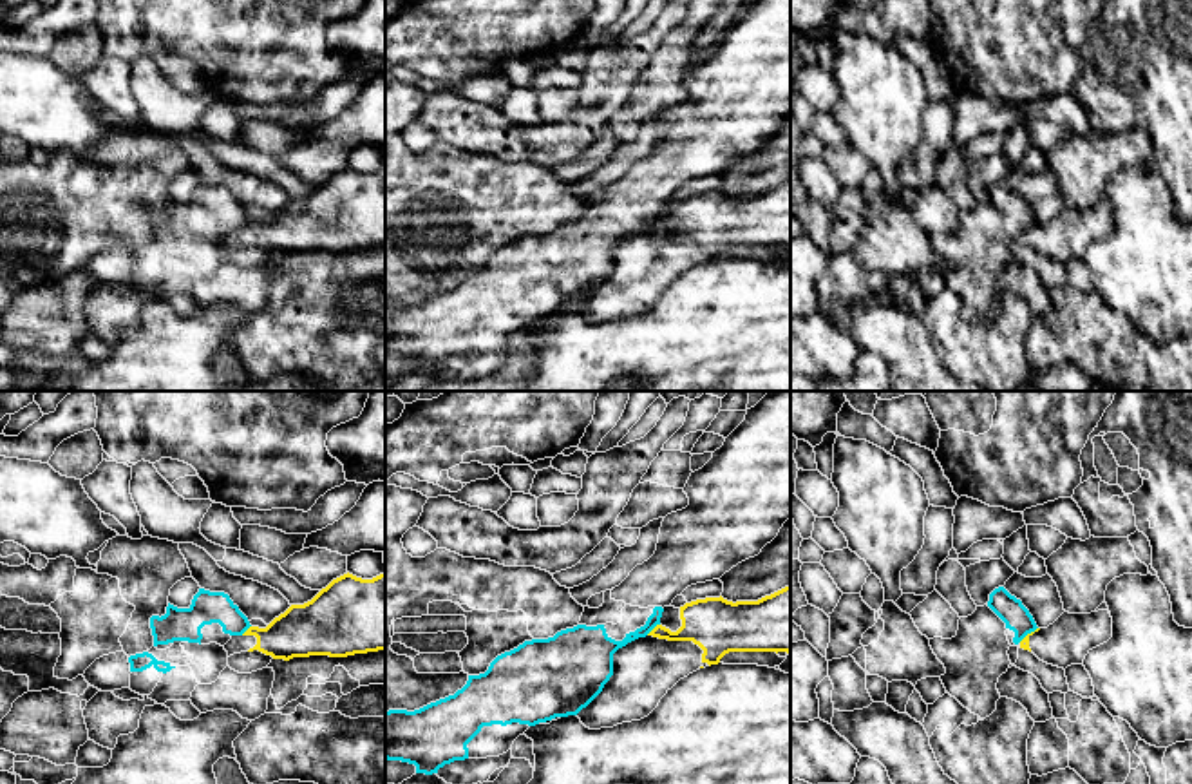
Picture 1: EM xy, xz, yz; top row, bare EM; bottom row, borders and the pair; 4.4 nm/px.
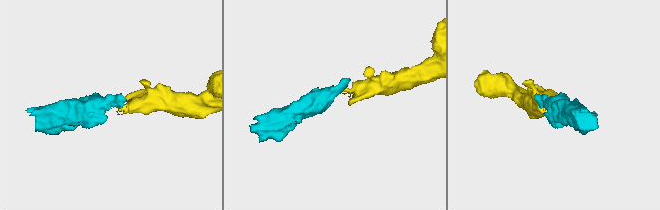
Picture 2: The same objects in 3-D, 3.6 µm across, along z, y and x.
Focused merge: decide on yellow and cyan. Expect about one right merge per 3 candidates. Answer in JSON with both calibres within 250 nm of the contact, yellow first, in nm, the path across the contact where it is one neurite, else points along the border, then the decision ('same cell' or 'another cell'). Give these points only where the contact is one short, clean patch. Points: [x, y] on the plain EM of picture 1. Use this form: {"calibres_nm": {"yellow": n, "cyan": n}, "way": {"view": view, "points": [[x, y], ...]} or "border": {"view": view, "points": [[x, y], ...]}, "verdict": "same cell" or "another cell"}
{"calibres_nm": {"yellow": 220, "cyan": 120}, "border": {"view": "xz", "points": [[659, 218], [646, 229]]}, "verdict": "another cell"}

